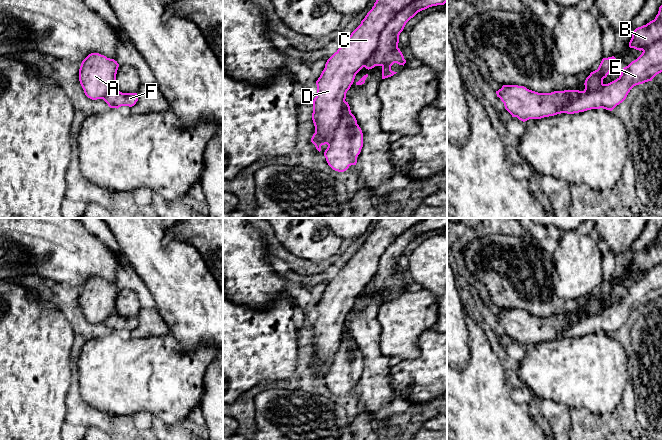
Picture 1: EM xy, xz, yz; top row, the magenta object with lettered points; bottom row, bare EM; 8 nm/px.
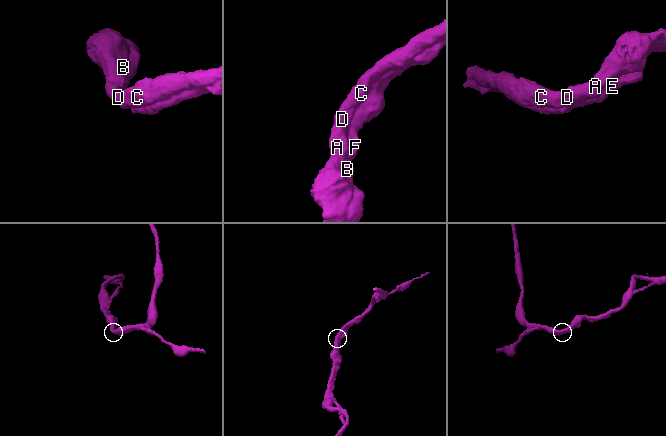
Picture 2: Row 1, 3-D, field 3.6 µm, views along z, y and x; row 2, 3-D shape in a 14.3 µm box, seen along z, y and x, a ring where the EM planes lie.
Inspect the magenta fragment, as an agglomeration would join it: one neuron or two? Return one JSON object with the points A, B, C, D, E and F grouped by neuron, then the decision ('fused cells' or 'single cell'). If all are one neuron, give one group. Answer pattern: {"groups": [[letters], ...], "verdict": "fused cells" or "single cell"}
{"groups": [["A", "B", "C", "D", "E", "F"]], "verdict": "single cell"}

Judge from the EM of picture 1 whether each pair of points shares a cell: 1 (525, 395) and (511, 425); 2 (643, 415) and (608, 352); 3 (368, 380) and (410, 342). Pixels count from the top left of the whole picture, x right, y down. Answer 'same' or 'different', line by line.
1: different
2: different
3: different

